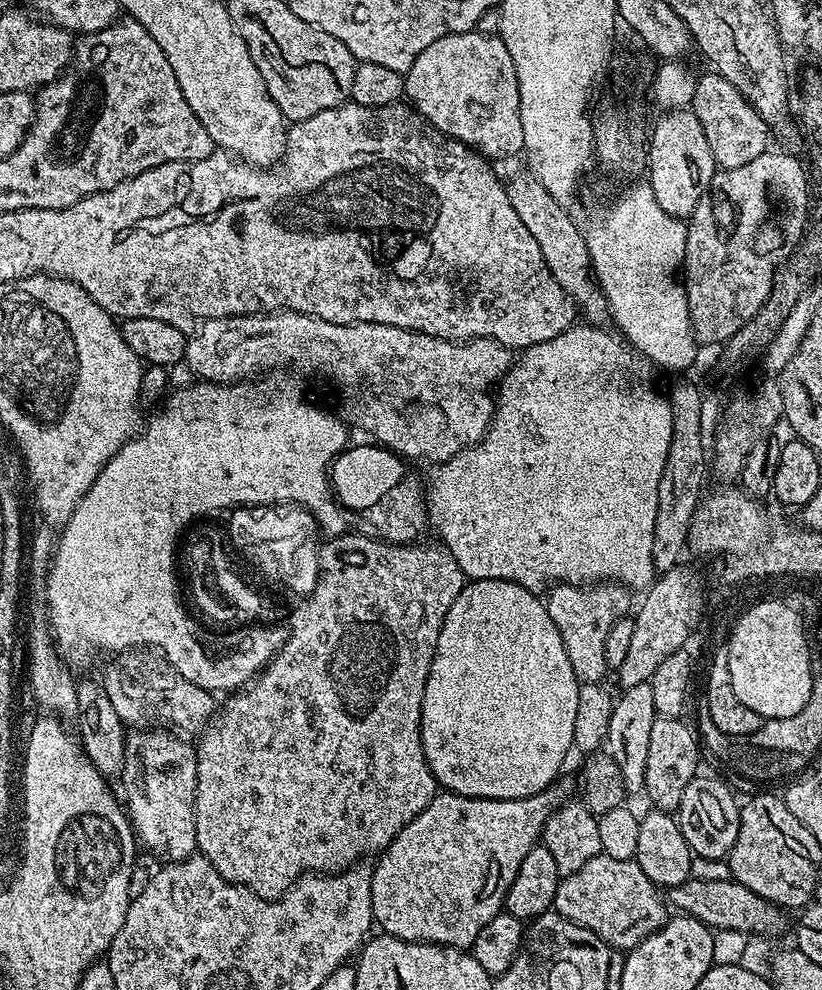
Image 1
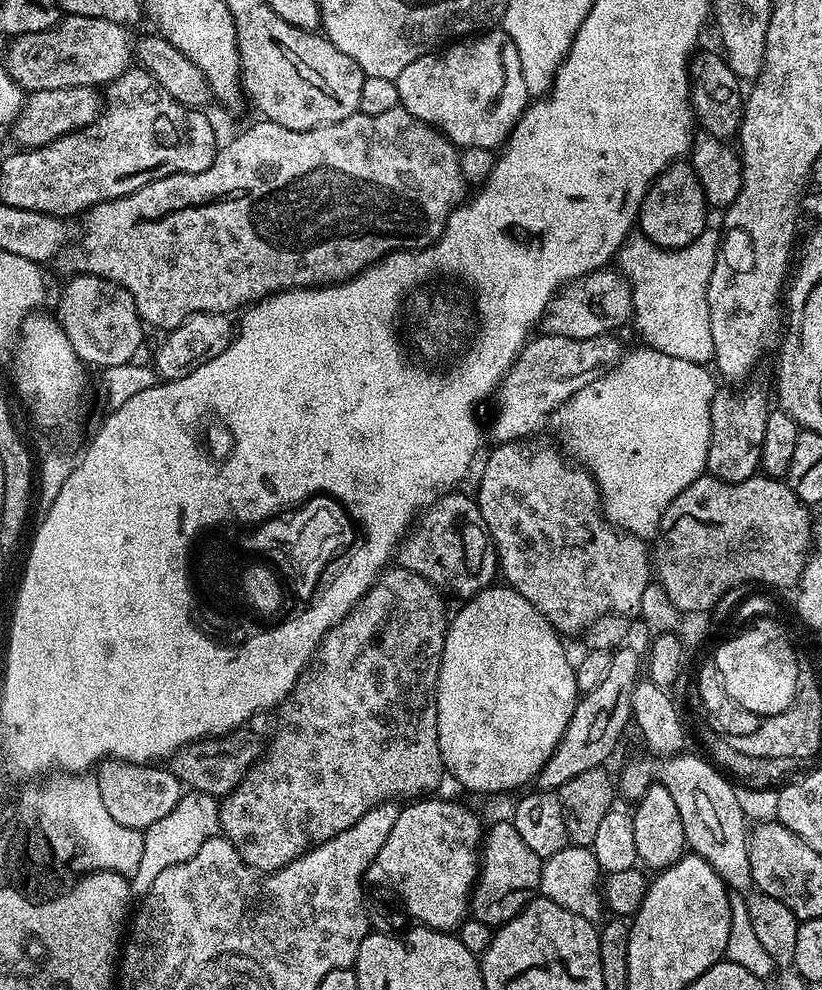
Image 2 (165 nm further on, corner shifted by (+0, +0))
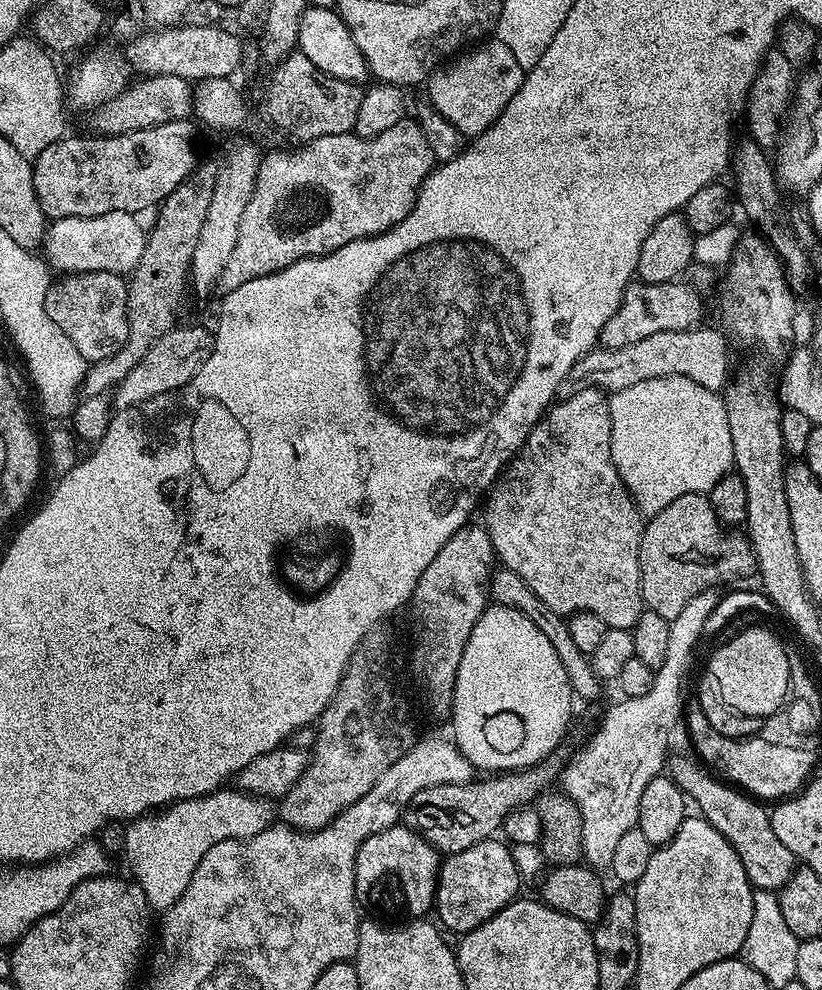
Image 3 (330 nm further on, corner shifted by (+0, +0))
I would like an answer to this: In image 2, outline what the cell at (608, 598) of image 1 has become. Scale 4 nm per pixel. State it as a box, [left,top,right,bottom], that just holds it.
[474,438,654,637]

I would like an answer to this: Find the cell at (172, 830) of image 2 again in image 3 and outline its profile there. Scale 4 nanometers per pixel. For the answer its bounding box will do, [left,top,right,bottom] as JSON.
[122,790,274,910]

